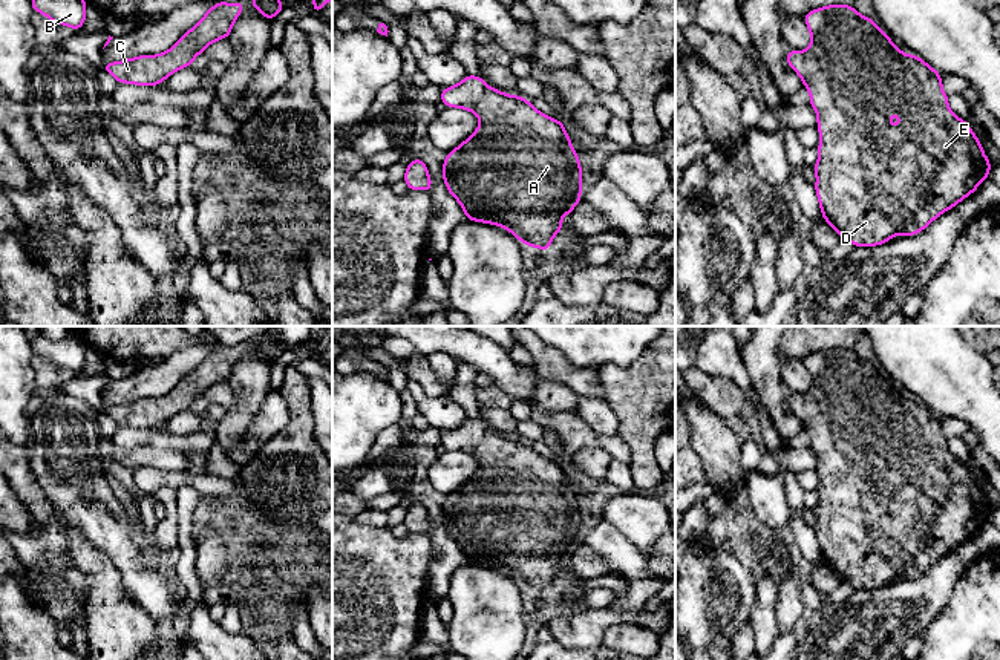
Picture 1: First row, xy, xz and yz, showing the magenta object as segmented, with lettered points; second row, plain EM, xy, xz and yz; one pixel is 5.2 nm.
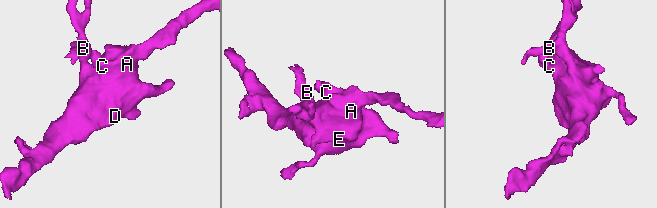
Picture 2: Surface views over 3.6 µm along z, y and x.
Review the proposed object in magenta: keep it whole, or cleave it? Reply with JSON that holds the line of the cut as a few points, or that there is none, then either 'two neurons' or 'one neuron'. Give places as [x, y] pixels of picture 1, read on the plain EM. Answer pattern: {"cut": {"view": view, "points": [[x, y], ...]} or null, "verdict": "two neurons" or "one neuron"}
{"cut": null, "verdict": "one neuron"}

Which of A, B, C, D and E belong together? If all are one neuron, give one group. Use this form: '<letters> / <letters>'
A B C D E

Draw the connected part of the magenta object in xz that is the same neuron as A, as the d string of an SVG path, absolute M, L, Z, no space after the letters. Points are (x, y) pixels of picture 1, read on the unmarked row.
M475 418L443 432L441 446L479 459L478 472L443 505L444 527L461 547L466 562L502 570L524 588L548 594L551 582L562 573L562 559L573 554L582 536L582 510L562 464Z

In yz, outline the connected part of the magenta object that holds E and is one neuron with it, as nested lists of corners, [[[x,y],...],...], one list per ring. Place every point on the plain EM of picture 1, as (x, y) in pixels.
[[[828,348],[818,351],[804,358],[810,374],[812,386],[804,394],[787,394],[787,407],[799,418],[804,430],[810,436],[810,449],[818,458],[818,475],[821,485],[818,488],[818,505],[813,513],[816,516],[815,534],[821,548],[821,557],[825,565],[839,577],[841,582],[850,583],[855,590],[876,590],[893,582],[894,577],[914,579],[926,571],[937,559],[954,551],[962,542],[972,537],[974,533],[988,521],[991,504],[985,499],[983,490],[968,466],[956,459],[948,449],[948,439],[942,432],[942,418],[917,398],[902,397],[893,387],[890,380],[881,374],[873,361],[861,358],[848,348]]]

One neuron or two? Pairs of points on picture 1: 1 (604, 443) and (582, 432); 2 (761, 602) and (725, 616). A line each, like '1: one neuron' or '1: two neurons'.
1: one neuron
2: two neurons

